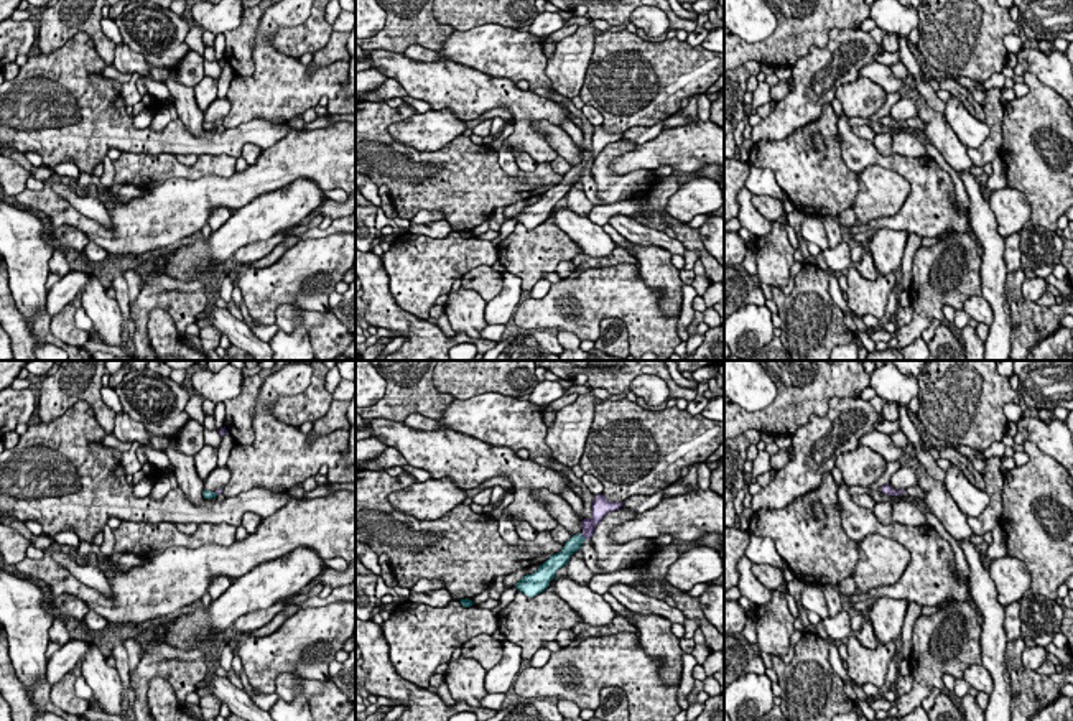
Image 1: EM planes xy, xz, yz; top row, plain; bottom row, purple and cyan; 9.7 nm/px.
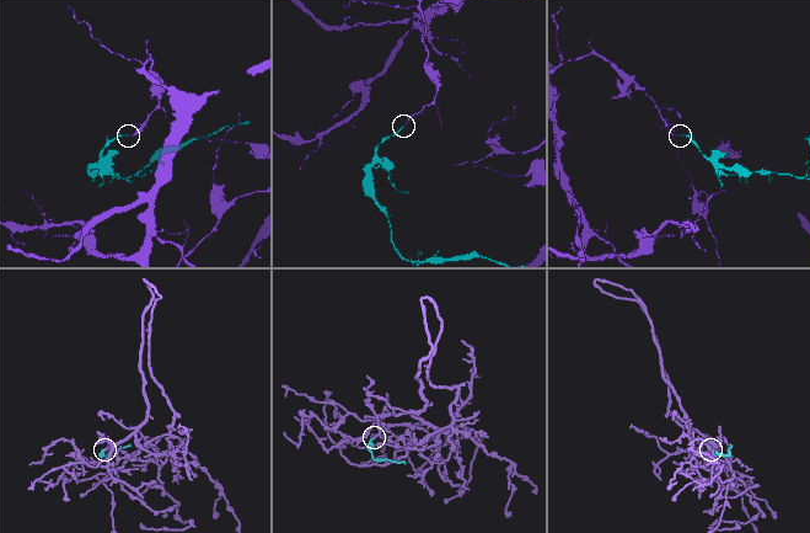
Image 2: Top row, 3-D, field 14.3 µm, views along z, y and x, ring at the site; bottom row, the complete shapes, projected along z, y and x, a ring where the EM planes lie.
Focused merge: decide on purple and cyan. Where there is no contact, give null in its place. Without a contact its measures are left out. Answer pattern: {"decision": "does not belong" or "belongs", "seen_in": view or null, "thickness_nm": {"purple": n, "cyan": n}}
{"decision": "belongs", "seen_in": "xz", "thickness_nm": {"purple": 130, "cyan": 140}}

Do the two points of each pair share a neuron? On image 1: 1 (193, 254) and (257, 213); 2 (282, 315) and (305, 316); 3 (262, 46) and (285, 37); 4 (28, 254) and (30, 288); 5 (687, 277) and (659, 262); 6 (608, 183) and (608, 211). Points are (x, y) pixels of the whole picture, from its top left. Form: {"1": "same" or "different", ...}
{"1": "same", "2": "same", "3": "different", "4": "same", "5": "different", "6": "different"}

